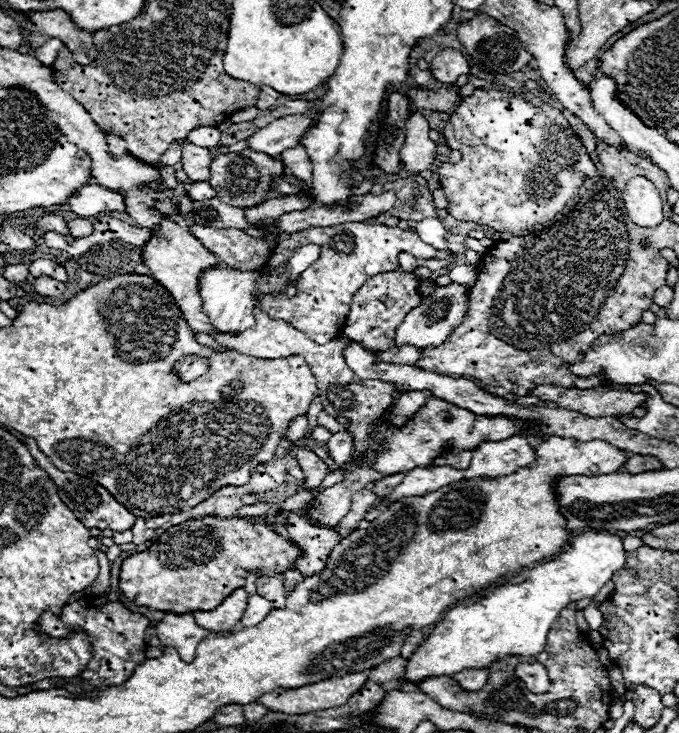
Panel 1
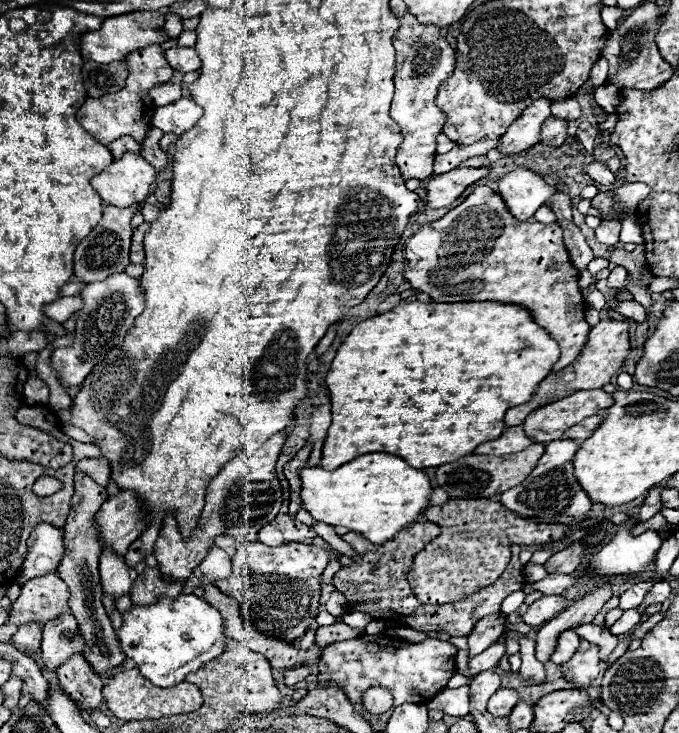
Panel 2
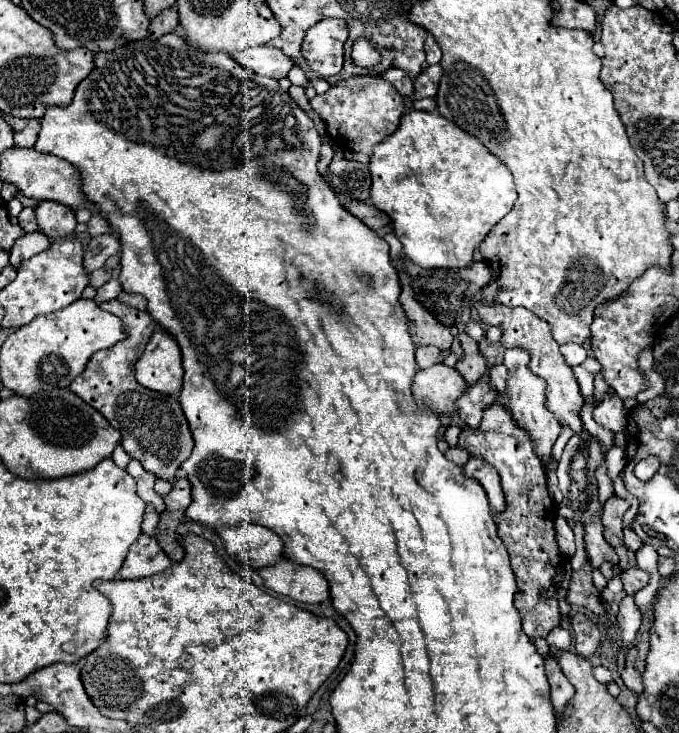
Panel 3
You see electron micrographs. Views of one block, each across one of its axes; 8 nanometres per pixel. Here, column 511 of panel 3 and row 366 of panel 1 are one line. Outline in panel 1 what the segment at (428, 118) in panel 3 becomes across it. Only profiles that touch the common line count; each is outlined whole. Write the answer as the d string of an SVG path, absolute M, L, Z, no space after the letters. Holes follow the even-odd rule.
M186 356L176 360L172 372L178 376L180 382L194 382L208 372L208 360L202 356Z

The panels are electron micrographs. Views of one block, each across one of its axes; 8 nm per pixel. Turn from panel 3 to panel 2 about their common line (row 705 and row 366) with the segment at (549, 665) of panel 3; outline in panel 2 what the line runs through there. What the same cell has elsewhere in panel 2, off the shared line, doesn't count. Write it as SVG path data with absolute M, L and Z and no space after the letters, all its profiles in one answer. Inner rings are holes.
M476 186L474 192L454 210L450 210L444 218L424 224L416 234L406 240L404 248L404 276L412 284L414 290L426 292L434 302L504 302L518 304L530 310L534 322L542 326L562 348L560 360L552 366L552 372L564 370L570 366L584 342L588 340L588 322L584 322L584 298L578 288L578 270L572 266L562 228L558 222L540 224L534 218L524 222L516 220L500 194L496 194L488 186Z

